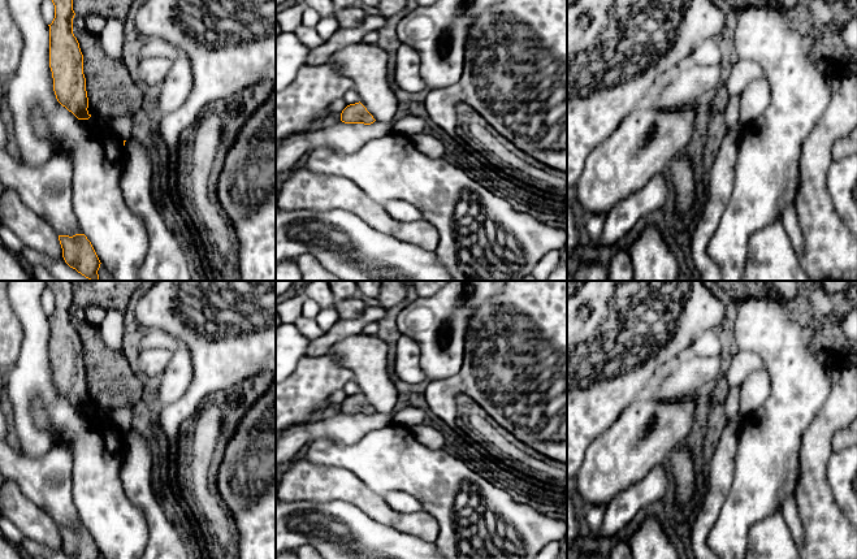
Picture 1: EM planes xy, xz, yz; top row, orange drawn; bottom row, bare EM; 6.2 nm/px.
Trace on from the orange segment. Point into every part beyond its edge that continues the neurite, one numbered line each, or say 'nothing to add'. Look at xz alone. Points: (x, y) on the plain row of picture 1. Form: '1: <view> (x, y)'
nothing to add

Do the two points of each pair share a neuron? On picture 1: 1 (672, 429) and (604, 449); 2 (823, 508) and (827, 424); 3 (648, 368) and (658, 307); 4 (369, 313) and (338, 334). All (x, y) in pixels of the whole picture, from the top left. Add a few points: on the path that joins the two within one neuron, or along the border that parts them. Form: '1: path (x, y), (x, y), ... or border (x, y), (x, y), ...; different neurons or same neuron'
1: path (656, 430), (645, 441), (620, 449); same neuron
2: path (816, 488), (816, 445); same neuron
3: path (648, 352), (648, 323); same neuron
4: path (362, 321), (355, 326), (346, 328); same neuron

